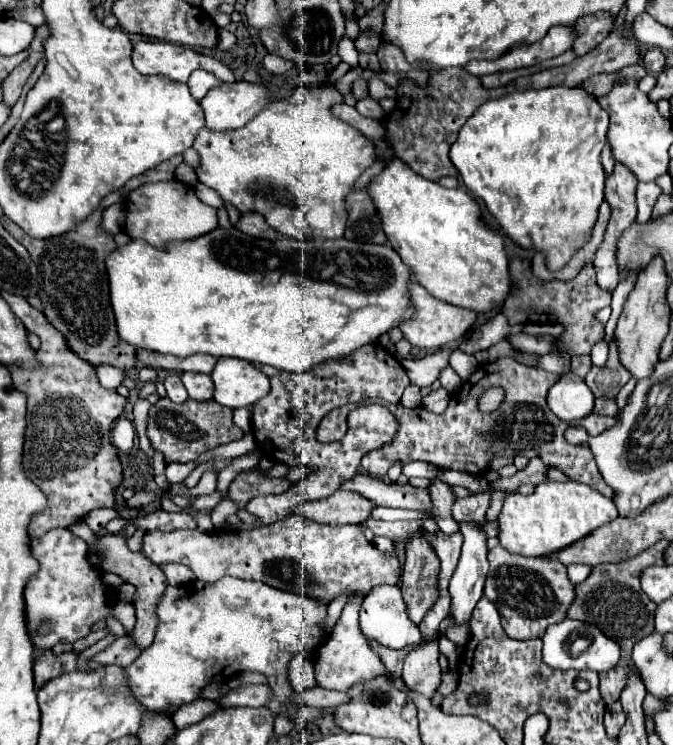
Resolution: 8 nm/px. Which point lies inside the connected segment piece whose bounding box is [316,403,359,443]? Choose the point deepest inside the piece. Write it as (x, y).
(333, 428)

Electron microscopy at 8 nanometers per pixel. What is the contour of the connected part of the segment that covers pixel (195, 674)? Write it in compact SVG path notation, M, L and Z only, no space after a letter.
M222 577L216 583L194 581L182 587L168 585L156 605L158 627L154 643L144 649L126 671L132 695L150 711L170 715L172 709L198 699L202 687L212 681L226 681L240 671L258 671L268 677L272 699L268 707L294 723L306 725L320 715L332 715L332 707L290 707L292 687L286 677L290 659L302 649L316 649L322 641L302 641L308 627L326 617L318 601L308 601L296 593L282 593L262 581Z

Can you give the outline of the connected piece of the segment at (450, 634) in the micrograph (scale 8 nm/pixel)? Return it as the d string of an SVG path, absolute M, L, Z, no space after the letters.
M460 625L446 630L446 637L456 644L466 645L470 638L470 627Z

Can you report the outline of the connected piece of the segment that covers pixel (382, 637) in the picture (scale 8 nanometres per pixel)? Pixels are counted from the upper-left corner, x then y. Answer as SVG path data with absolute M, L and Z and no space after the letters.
M380 585L366 595L360 609L360 631L366 639L374 639L378 645L388 649L404 649L406 645L414 645L422 639L418 627L406 617L406 603L402 601L400 589L396 585Z

